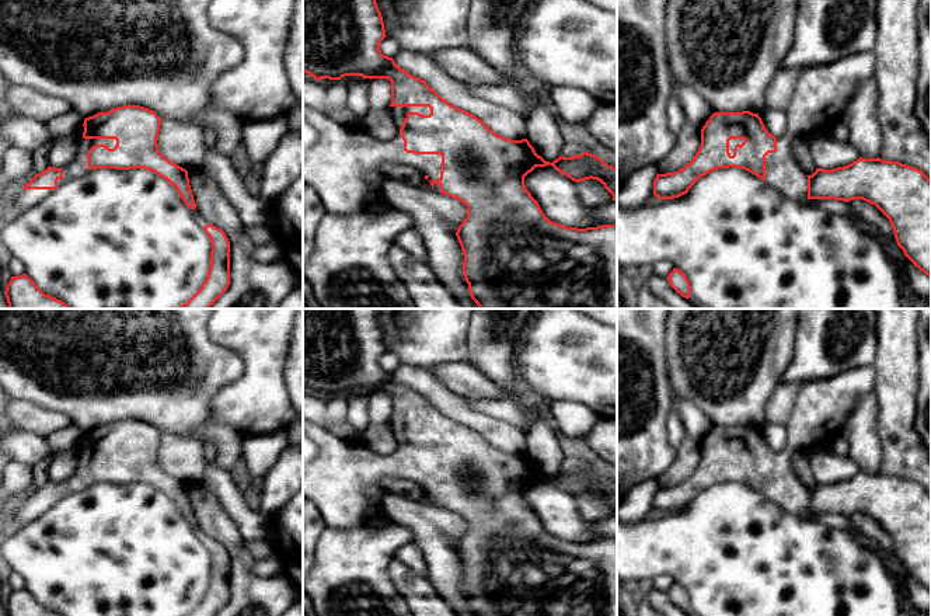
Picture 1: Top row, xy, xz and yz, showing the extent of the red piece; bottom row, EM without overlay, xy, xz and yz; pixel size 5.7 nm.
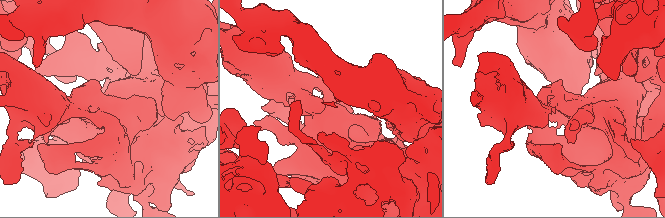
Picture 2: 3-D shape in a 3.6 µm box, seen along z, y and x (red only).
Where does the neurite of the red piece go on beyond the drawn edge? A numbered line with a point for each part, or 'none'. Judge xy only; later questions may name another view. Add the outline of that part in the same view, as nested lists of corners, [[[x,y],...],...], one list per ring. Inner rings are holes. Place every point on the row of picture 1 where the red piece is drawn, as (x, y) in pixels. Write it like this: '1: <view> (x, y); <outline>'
1: xy (77, 167); [[[81,125],[77,133],[77,142],[79,142],[79,150],[72,163],[67,166],[62,167],[63,171],[63,178],[57,180],[57,187],[69,182],[72,180],[80,178],[90,173],[91,170],[88,168],[88,157],[87,152],[95,146],[95,145],[105,145],[109,149],[114,149],[116,145],[115,139],[84,139],[83,138],[84,126]]]

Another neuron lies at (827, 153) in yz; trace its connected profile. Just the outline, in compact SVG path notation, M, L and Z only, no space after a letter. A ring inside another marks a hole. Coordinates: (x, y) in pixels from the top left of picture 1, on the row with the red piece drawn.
M829 133L819 136L809 145L809 152L816 168L833 170L844 167L859 159L851 142L838 142Z

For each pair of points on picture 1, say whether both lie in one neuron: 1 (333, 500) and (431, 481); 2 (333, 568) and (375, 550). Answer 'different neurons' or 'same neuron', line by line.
1: same neuron
2: same neuron

